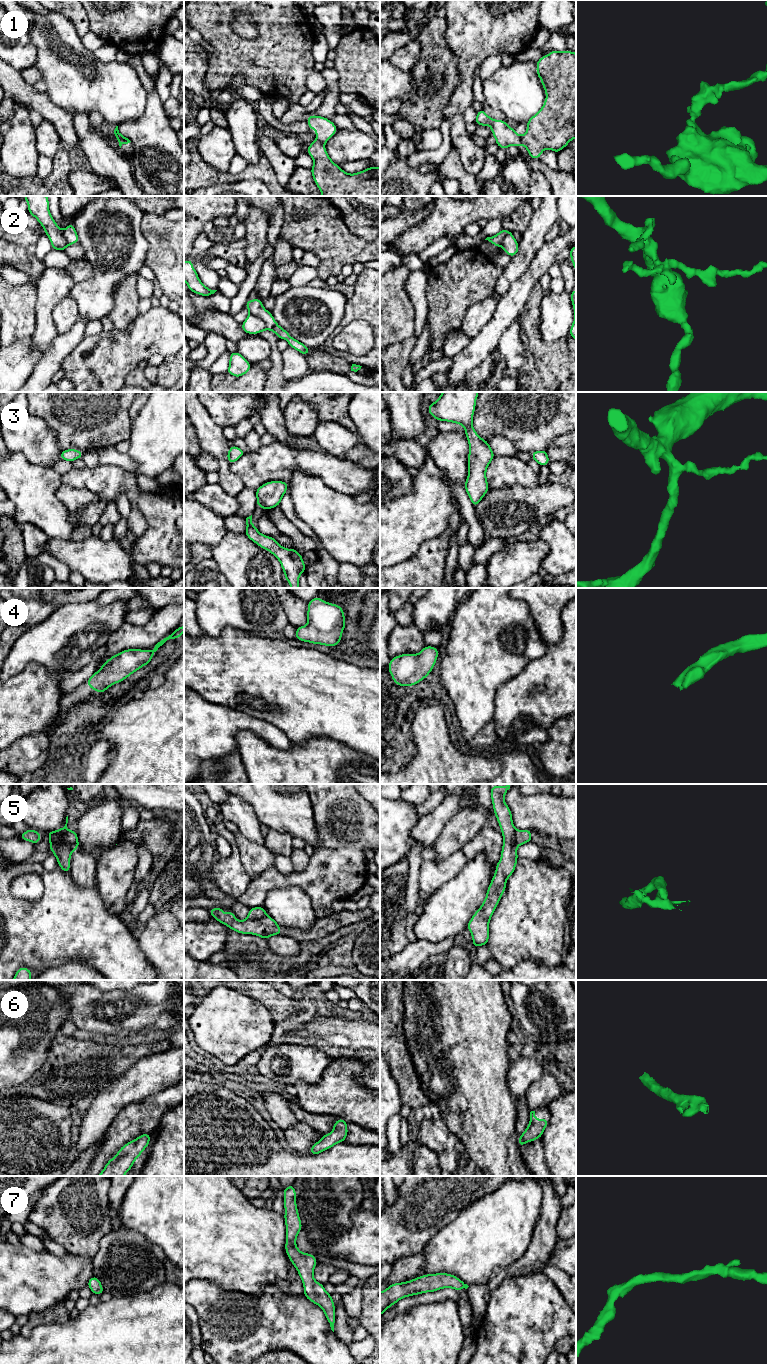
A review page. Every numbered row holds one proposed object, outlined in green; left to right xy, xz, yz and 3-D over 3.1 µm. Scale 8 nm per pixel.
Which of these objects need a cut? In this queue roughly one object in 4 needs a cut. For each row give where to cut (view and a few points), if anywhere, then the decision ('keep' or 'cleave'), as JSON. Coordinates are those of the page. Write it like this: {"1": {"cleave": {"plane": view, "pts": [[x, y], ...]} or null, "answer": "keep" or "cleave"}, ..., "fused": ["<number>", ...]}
{"1": {"cleave": {"plane": "yz", "pts": [[520, 136], [522, 143]]}, "answer": "cleave"}, "2": {"cleave": {"plane": "xz", "pts": [[250, 313], [258, 316], [267, 328]]}, "answer": "cleave"}, "3": {"cleave": null, "answer": "keep"}, "4": {"cleave": null, "answer": "keep"}, "5": {"cleave": {"plane": "xy", "pts": [[60, 831], [59, 837], [73, 849]]}, "answer": "cleave"}, "6": {"cleave": null, "answer": "keep"}, "7": {"cleave": null, "answer": "keep"}, "fused": ["1", "2", "5"]}

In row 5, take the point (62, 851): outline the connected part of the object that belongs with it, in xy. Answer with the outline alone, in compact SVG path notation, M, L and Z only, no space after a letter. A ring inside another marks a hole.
M68 816L66 817L66 824L63 828L53 831L56 834L56 837L50 844L49 849L53 852L54 856L57 858L58 865L63 870L63 872L70 873L70 859L72 854L72 847L62 841L59 838L59 833L67 829Z

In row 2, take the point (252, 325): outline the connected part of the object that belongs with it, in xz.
M252 314L247 316L241 327L247 334L259 334L267 329L264 321Z

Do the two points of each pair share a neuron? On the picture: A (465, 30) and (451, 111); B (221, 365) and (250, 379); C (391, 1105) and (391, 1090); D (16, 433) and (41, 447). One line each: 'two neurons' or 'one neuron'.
A: one neuron
B: two neurons
C: one neuron
D: one neuron

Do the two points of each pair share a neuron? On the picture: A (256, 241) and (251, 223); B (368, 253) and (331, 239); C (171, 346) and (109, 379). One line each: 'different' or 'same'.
A: same
B: same
C: same

